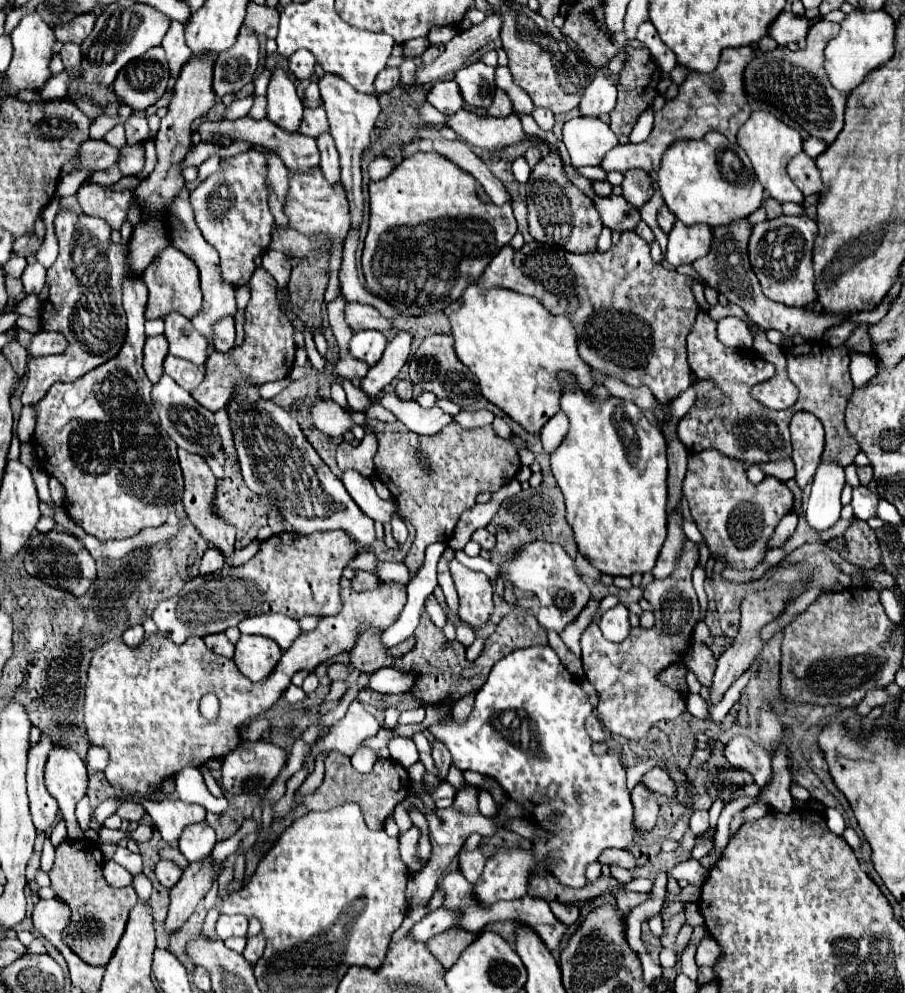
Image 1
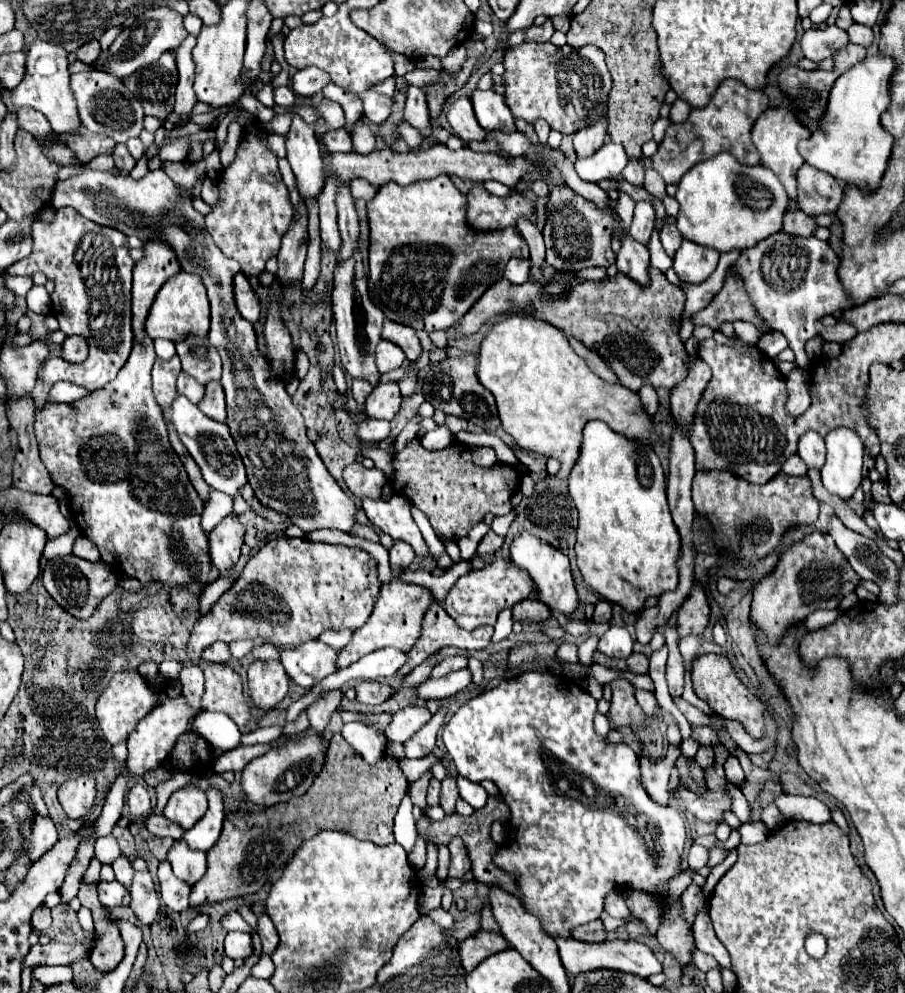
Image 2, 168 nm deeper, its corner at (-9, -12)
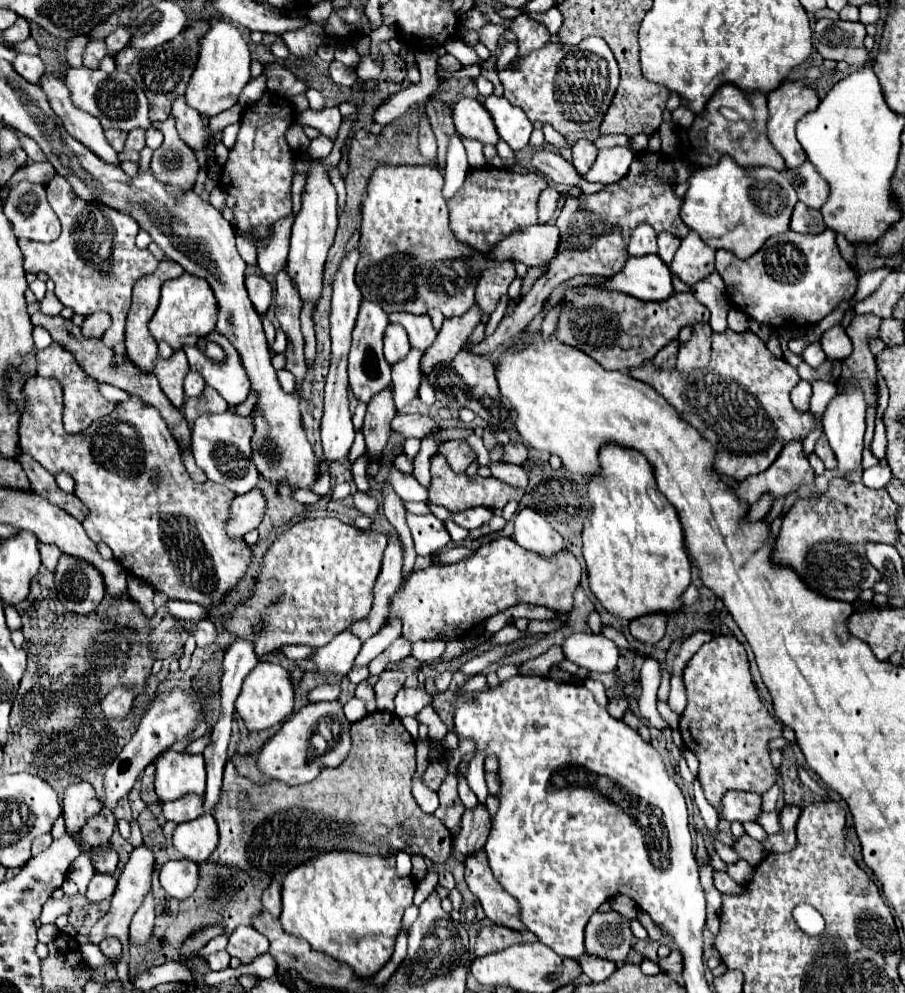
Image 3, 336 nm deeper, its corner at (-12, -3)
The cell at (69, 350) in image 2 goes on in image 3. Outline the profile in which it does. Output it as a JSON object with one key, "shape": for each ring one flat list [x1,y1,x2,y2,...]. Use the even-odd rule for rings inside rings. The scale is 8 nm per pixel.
{"shape":[[91,314,85,318,81,326,81,334,85,338,101,338,103,330,107,330,107,324,111,324,107,314]]}

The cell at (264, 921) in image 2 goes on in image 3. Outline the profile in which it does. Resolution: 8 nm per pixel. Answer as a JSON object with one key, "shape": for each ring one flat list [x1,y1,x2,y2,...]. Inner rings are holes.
{"shape":[[271,882,269,888,263,892,263,898,261,898,261,902,263,902,263,910,269,912,273,918,279,918,279,914,281,914,279,890,281,890,281,886,279,886,277,882]]}

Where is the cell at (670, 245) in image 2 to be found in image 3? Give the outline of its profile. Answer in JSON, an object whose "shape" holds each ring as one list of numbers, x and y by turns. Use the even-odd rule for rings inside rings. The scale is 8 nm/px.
{"shape":[[661,232,657,238,659,238,659,252,657,252,659,258,665,264,671,264,673,256,675,256,679,244,681,244,681,240,675,234,671,234,671,232]]}

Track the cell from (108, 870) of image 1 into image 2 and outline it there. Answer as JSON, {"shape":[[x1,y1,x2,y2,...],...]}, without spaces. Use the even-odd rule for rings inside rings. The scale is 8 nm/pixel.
{"shape":[[100,881,98,883,98,899,104,905,105,910,118,907,122,903,122,897,126,895,124,885,120,885,118,881]]}

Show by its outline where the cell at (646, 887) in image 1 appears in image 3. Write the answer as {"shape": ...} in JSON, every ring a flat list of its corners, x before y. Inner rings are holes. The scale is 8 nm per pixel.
{"shape":[[483,850,471,858,465,858,465,882,483,904,489,920,513,930,527,930,519,920,519,902,493,878,487,854]]}

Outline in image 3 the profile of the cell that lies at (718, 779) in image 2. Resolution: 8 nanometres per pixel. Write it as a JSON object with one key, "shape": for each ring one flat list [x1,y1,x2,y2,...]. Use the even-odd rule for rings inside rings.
{"shape":[[729,790,721,798,721,810,717,810,719,820,737,820,737,822,747,822,755,820,755,814,761,810,761,796,743,792,743,790]]}

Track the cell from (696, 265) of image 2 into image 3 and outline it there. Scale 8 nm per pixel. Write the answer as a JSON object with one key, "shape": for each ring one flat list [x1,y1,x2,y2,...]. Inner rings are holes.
{"shape":[[693,230,683,238,673,262,671,272,677,274,685,284,693,286,701,278,715,270,715,250,707,246]]}

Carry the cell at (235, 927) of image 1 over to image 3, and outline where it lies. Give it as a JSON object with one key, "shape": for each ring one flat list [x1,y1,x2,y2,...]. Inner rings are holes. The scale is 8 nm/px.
{"shape":[[237,926,231,932,227,944,227,952,231,956,237,956,243,964,249,964,253,958,267,952,267,948,269,948,267,938,253,926]]}

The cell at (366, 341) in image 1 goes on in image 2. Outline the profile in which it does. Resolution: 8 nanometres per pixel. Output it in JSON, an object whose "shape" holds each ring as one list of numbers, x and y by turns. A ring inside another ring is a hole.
{"shape":[[380,341,378,347,376,347,376,361,378,361,378,371,380,373,394,371,394,369,402,367,404,351,400,351,400,347,396,347,390,341]]}

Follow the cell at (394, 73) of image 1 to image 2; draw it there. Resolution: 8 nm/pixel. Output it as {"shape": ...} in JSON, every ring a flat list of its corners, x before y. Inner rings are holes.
{"shape":[[414,69,410,73,404,75,408,85,416,85,416,87,424,87,430,83,436,83,436,79,440,79,440,71,434,69]]}

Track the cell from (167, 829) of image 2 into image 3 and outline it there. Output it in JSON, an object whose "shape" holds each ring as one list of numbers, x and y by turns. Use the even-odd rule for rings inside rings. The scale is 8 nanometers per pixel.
{"shape":[[189,796,189,798,179,798,179,802,163,802,161,808,163,808,165,820,181,824,181,822,189,822,193,818,199,818,201,804,203,804,203,798]]}

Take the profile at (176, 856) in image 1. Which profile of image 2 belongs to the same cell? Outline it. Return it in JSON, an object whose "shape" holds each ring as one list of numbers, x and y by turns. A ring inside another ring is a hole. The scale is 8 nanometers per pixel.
{"shape":[[165,860,160,862,157,871,158,883,160,883,160,897,166,903,166,907,170,907,172,911,186,911,188,905,188,895,190,895,190,887,180,881,174,875,170,863]]}

